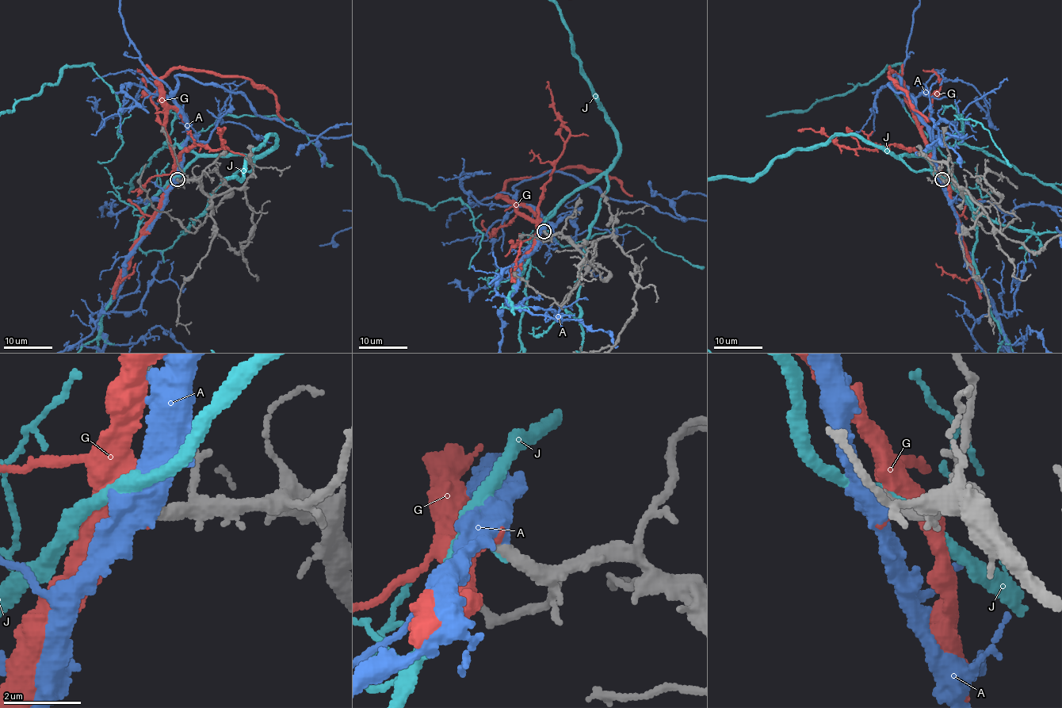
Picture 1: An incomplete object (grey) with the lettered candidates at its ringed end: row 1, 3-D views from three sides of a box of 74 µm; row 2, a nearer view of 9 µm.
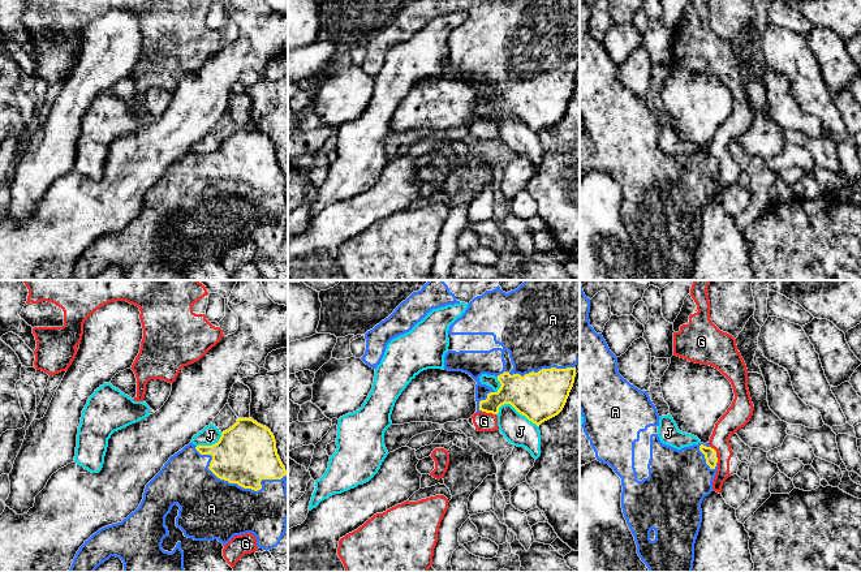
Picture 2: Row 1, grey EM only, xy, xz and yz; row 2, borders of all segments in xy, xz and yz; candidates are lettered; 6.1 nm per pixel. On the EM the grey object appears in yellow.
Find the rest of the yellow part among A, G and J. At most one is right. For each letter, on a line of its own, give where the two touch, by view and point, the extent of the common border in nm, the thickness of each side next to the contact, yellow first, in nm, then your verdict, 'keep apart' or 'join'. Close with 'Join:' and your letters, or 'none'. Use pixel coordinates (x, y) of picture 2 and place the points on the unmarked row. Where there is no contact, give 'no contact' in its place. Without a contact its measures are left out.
A: contact xy (236, 190); length 600 nm; calibres 380 and 380 nm; join
G: contact xz (489, 120); length 90 nm; calibres 220 and 120 nm; keep apart
J: contact xz (517, 119); length 280 nm; calibres 300 and 180 nm; keep apart
Join: A

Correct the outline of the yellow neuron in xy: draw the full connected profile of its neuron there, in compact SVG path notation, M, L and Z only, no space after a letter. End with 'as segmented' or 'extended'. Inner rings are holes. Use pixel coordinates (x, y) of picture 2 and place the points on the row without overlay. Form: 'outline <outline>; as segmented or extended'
outline M250 125L238 126L232 136L221 141L218 151L212 154L189 151L171 164L162 179L146 193L139 215L121 231L104 235L85 249L66 280L94 280L111 265L122 268L124 280L185 280L181 250L177 250L172 261L162 257L163 248L169 244L165 225L175 212L180 215L176 235L188 246L194 249L218 248L224 254L234 244L251 241L255 244L259 257L271 258L280 251L287 240L287 193L287 179L277 163L276 149L271 138Z; extended

